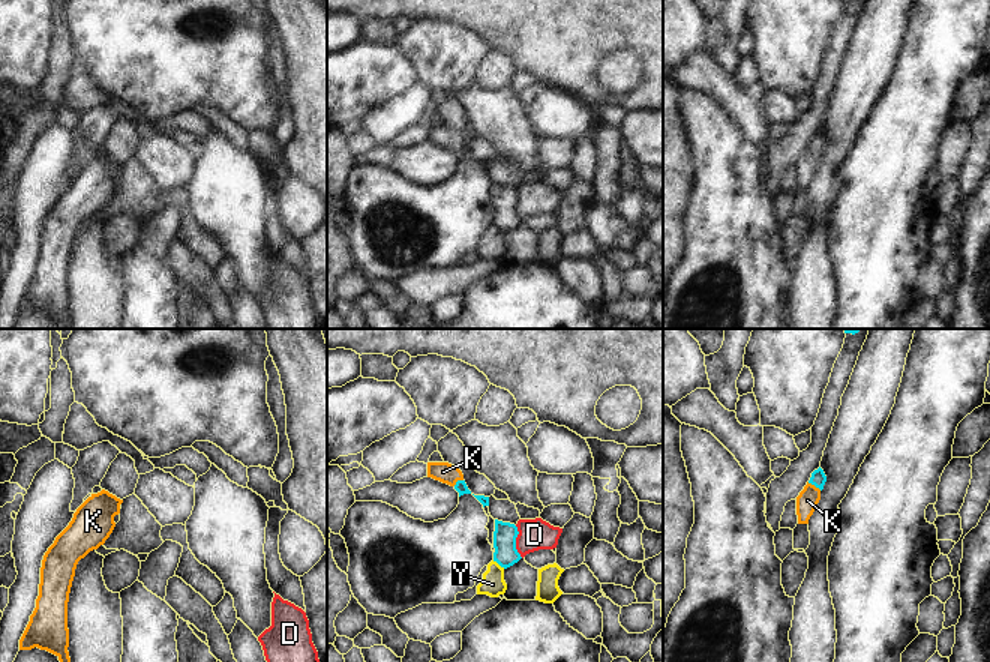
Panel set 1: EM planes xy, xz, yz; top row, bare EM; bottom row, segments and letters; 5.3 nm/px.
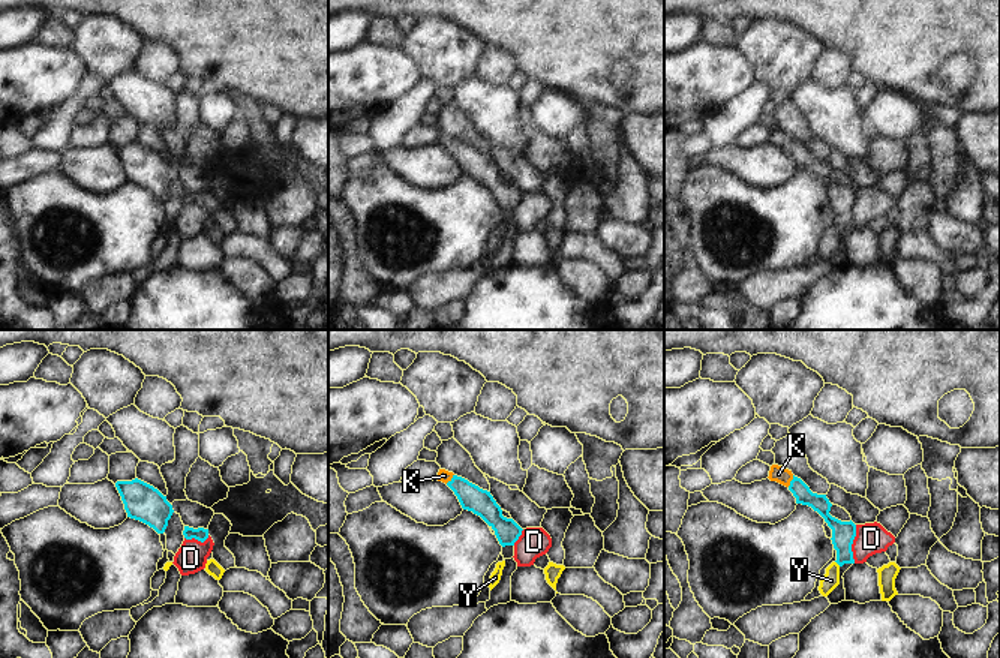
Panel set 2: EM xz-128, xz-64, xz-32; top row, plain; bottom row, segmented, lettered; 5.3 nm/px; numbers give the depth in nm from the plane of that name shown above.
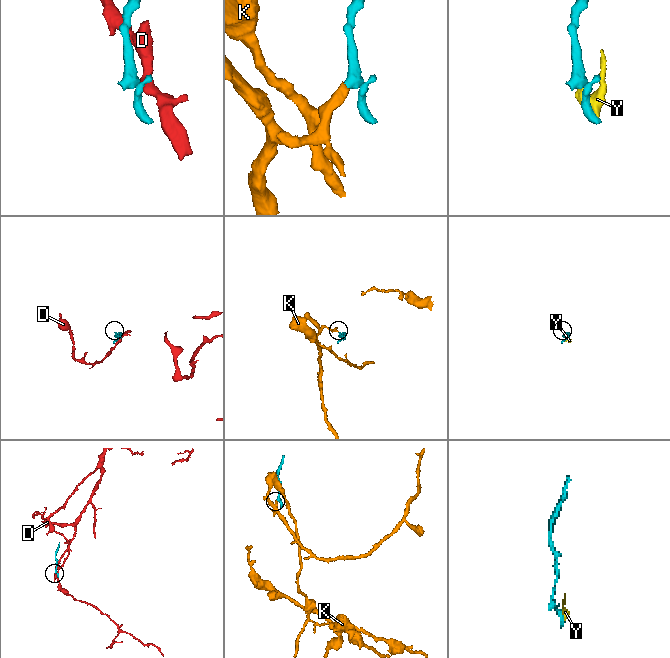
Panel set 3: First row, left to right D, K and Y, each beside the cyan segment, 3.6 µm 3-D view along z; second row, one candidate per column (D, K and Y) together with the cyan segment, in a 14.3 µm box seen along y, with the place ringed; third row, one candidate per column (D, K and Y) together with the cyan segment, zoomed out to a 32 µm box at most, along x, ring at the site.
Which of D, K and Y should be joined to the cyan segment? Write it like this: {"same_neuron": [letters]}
{"same_neuron": ["K"]}

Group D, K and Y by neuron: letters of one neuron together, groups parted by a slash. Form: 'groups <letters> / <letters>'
groups D / K / Y

